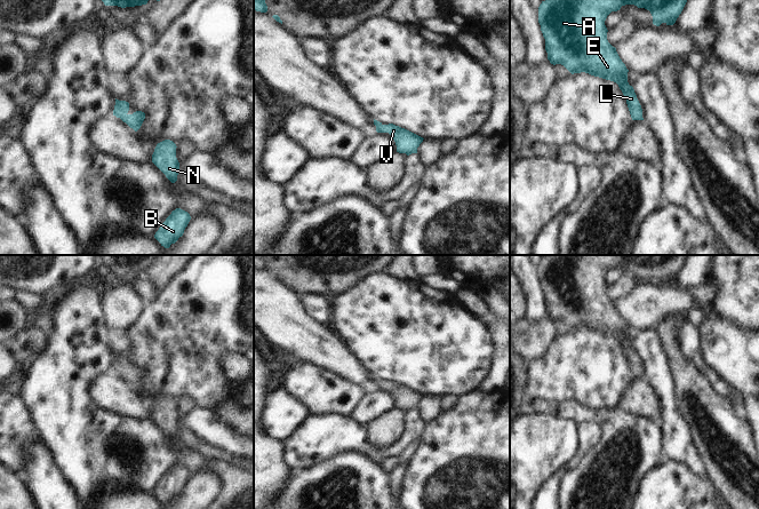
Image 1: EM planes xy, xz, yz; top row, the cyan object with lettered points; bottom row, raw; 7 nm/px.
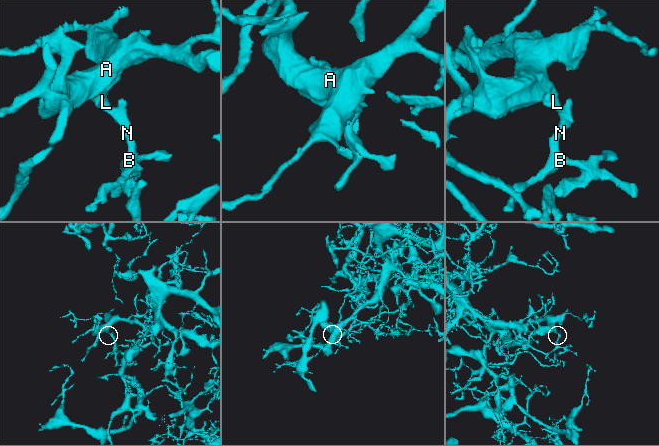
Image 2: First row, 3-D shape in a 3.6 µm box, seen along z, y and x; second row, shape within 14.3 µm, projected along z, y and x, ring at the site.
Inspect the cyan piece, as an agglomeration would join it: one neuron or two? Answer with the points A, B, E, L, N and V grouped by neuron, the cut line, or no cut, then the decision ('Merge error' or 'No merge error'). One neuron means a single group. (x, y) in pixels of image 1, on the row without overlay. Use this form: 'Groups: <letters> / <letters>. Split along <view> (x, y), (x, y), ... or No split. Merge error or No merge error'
Groups: A B E L N V. No split. No merge error

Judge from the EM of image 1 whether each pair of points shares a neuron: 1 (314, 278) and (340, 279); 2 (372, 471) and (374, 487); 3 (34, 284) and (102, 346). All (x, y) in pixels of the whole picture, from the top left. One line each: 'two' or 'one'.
1: one
2: one
3: two

